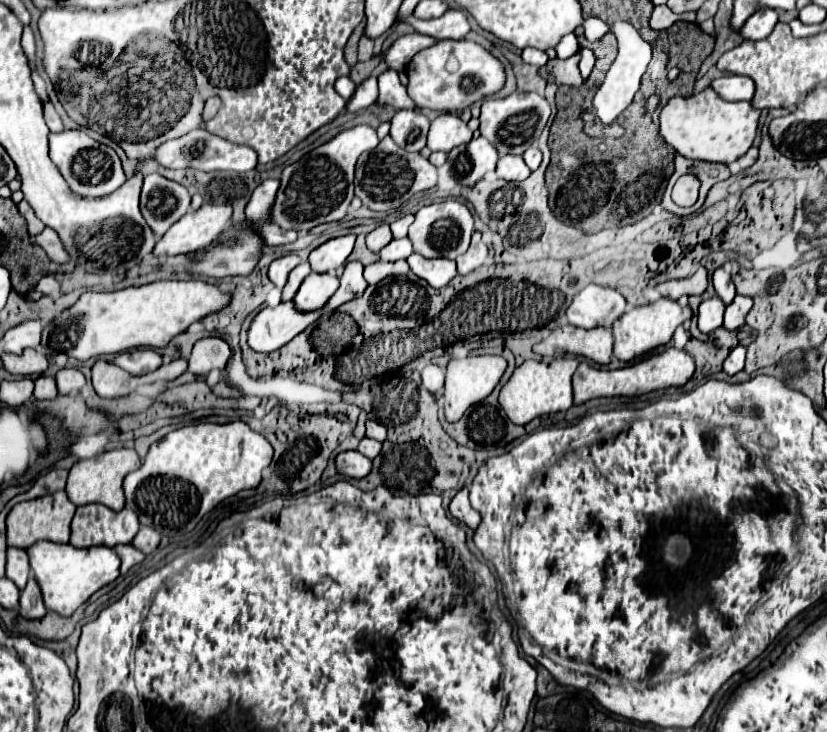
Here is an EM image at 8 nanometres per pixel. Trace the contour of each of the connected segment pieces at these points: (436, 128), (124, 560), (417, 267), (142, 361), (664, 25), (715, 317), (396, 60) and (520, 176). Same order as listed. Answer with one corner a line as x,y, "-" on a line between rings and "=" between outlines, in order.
443,113
431,121
429,135
427,135
427,147
431,151
445,151
449,153
453,147
469,143
473,133
469,131
467,123
461,121
455,113
=
117,545
115,547
115,553
119,555
119,559
121,559
121,573
125,575
133,565
137,565
137,563
141,563
143,559
145,559
145,555
139,551
139,549
135,549
133,545
=
411,255
407,257
407,263
411,267
411,271
425,279
431,287
439,289
443,285
447,285
455,275
457,275
457,269
455,269
455,261
451,259
427,259
427,257
421,257
421,255
=
135,349
135,351
119,353
113,359
113,363
129,371
131,375
145,375
145,373
155,371
163,361
161,361
161,355
155,353
153,349
=
655,6
649,21
650,27
654,30
661,31
669,28
675,22
680,20
690,21
696,23
697,12
684,13
682,15
673,13
668,6
=
719,297
707,299
699,305
699,329
701,333
711,333
723,325
725,305
=
419,33
403,35
403,37
395,39
393,45
387,49
385,63
389,69
403,71
415,53
419,53
425,47
431,47
433,43
437,43
437,41
433,37
427,37
427,35
419,35
=
505,155
497,161
497,177
505,181
523,181
531,175
521,155

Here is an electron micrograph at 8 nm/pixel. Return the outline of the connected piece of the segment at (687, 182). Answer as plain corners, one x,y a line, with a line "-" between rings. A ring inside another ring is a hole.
691,173
681,175
673,187
673,201
681,207
689,207
697,201
697,191
699,191
699,179

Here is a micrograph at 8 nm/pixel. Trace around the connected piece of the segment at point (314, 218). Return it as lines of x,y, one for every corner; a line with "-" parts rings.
357,125
349,131
341,131
325,145
287,165
281,173
281,185
269,211
271,223
279,225
281,229
309,231
321,223
341,221
353,199
353,169
357,157
367,149
375,149
377,145
379,139
375,129
369,125

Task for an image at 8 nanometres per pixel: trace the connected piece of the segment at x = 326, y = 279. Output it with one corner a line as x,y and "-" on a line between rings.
311,273
299,287
293,301
299,311
315,311
327,303
327,299
337,291
337,287
339,287
337,275

